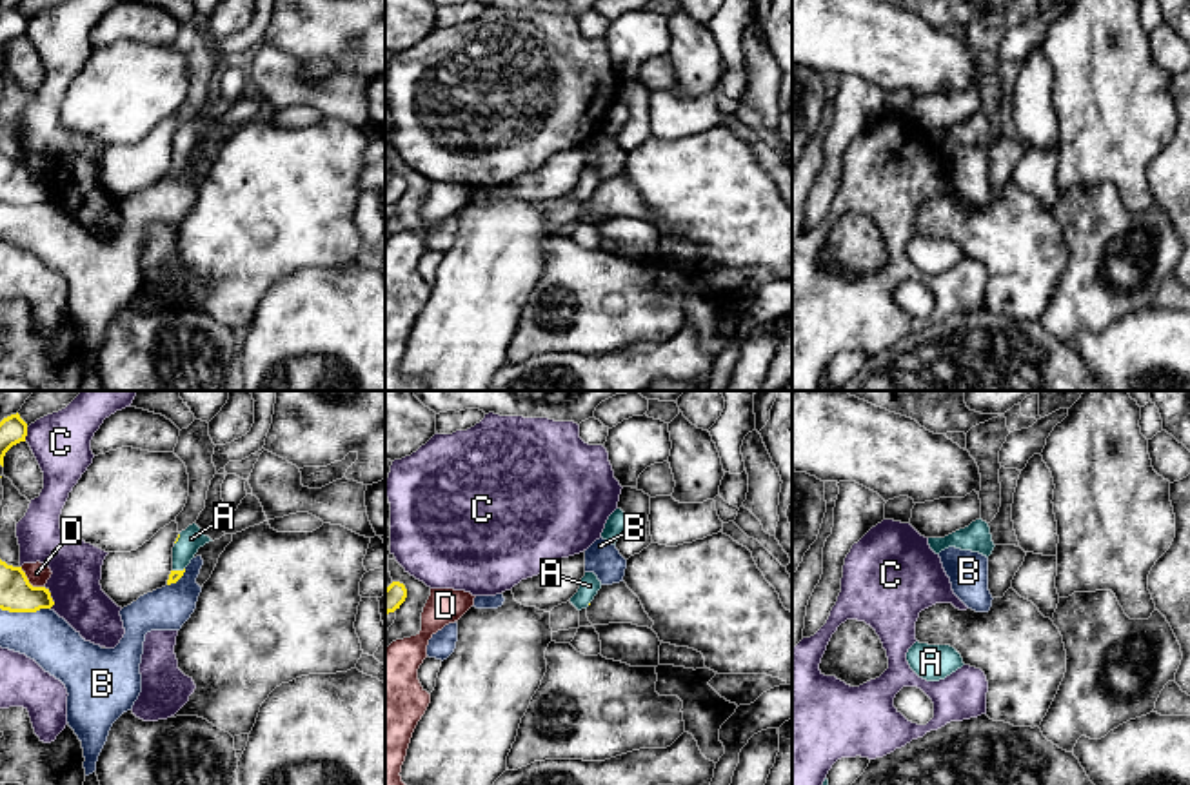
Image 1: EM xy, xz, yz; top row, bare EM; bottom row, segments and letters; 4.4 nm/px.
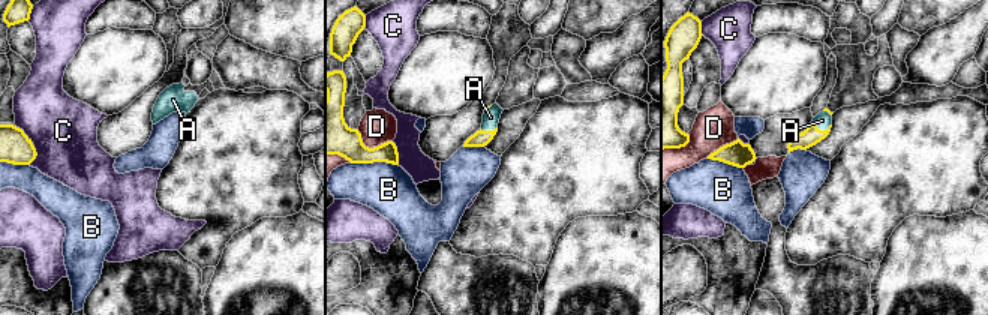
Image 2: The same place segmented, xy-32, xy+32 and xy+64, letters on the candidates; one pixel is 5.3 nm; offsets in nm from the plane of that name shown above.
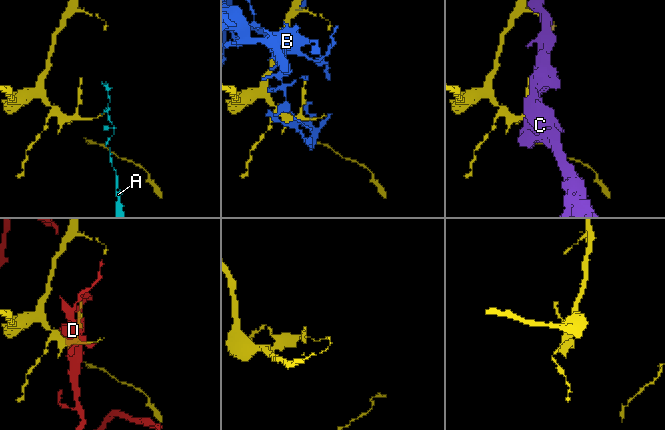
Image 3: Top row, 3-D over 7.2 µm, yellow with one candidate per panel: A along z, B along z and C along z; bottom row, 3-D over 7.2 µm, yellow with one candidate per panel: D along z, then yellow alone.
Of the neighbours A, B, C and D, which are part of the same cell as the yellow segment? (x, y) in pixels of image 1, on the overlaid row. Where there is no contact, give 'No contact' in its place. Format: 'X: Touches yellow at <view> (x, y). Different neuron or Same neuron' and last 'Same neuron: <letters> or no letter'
A: Touches yellow at xy (178, 571). Same neuron
B: Touches yellow at xy (26, 611). Different neuron
C: Touches yellow at xy (49, 596). Different neuron
D: Touches yellow at xy (28, 582). Different neuron
Same neuron: A

